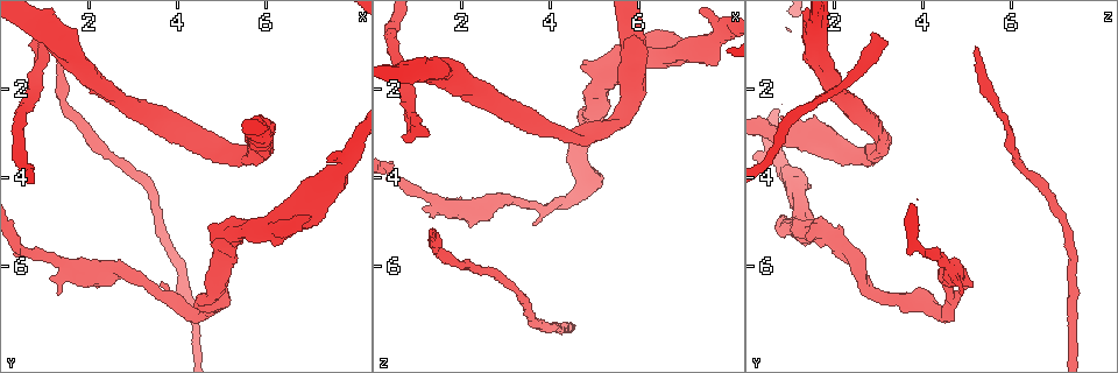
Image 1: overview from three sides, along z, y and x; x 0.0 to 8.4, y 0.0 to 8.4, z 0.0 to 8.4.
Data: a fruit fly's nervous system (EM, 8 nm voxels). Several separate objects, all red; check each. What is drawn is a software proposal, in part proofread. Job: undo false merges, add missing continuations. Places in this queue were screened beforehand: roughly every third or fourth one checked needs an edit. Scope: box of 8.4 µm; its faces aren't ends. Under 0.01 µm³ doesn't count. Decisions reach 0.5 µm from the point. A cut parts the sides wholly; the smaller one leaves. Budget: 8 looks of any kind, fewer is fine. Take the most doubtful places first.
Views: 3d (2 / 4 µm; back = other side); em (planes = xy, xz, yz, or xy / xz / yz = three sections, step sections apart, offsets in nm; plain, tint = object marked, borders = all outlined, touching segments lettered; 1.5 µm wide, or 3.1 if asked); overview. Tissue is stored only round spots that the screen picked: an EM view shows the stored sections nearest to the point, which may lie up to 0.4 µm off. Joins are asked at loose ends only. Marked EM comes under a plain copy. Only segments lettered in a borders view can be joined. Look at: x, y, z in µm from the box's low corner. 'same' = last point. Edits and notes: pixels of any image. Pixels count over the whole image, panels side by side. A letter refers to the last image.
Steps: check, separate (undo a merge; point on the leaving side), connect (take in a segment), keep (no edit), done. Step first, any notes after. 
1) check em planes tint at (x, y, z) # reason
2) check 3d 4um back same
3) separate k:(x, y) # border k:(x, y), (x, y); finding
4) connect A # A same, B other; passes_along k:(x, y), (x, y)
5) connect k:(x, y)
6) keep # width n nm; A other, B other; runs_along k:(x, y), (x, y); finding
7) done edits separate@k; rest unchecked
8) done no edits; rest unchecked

check em xz step 4 tint at (0.65, 1.00, 3.05)

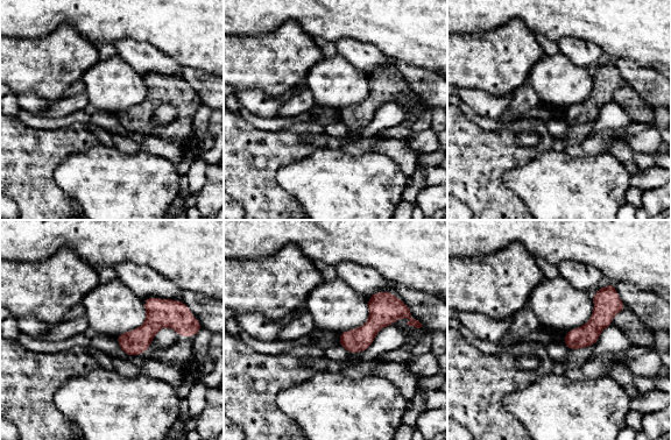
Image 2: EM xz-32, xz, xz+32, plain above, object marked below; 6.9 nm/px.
check em planes borders same # another direction

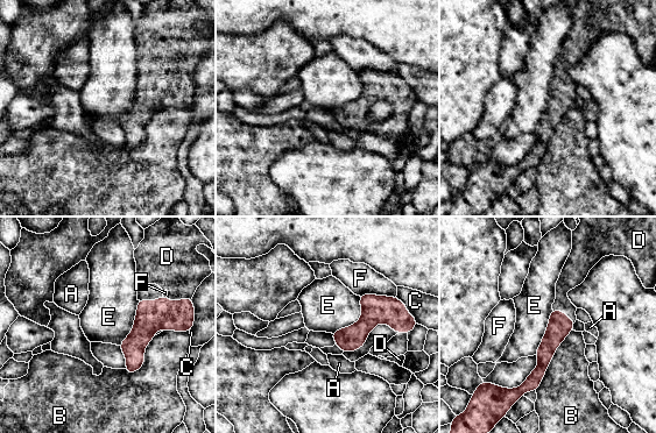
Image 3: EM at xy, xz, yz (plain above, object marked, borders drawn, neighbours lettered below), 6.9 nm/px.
connect D # longest_contact B 500 nm; A other, B other, C other, D same, E other, F other; passes_along 3:(559, 325), (563, 313), (569, 278); it goes on there

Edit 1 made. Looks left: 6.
check overview # see it whole again

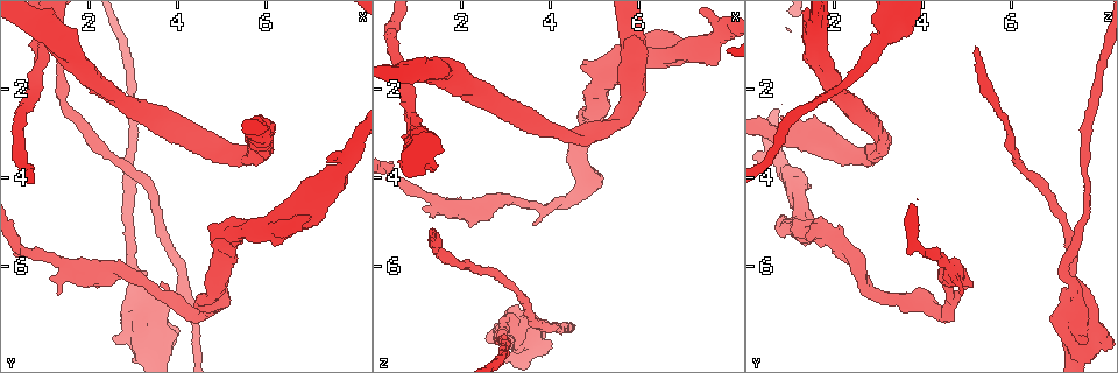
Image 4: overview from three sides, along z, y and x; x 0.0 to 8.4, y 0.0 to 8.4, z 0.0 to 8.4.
check em xy step 4 tint at (2.80, 6.10, 4.55)

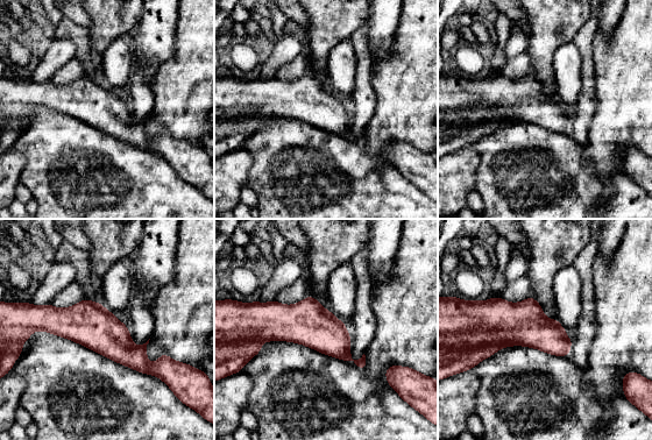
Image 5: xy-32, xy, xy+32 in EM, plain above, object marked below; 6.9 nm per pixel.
check em xz step 4 tint same

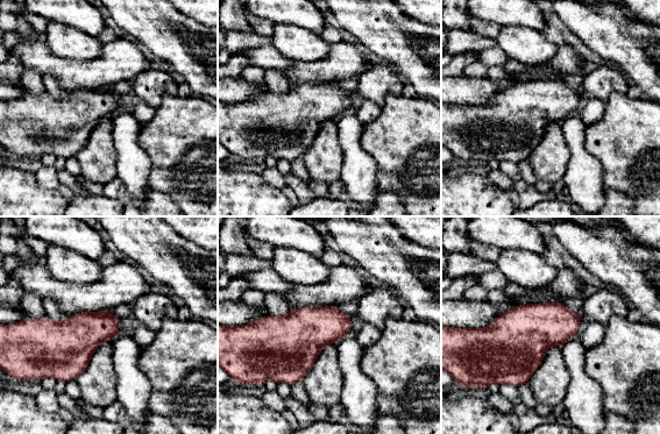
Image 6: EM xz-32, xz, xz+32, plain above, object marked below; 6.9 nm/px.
check em xz step 4 borders same

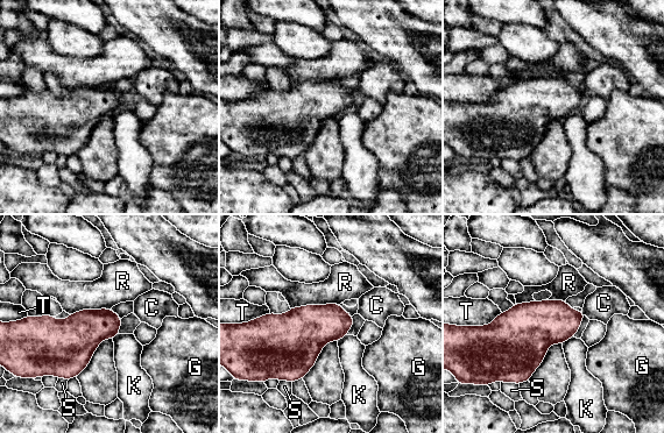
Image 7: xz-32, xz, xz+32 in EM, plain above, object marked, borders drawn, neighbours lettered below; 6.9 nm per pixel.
keep # width 260 nm; C other, G other, K other, R other, S other, T other; one cell here

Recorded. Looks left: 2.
done edits connect@3; rest unchecked

